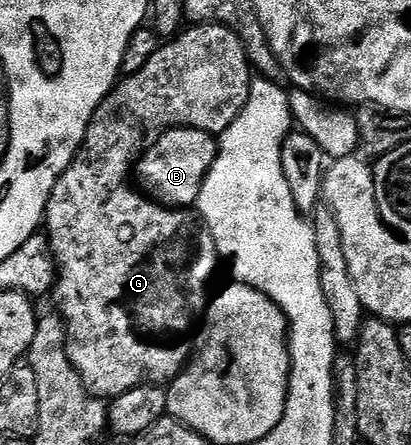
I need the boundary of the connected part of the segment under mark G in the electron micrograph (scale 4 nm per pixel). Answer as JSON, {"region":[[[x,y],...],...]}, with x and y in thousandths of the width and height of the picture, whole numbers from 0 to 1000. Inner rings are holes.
{"region":[[[470,54],[457,63],[443,65],[428,81],[409,88],[399,99],[384,101],[377,126],[367,126],[367,135],[358,135],[358,144],[348,144],[348,153],[338,153],[338,162],[297,173],[277,193],[275,204],[248,225],[236,249],[226,254],[226,274],[212,288],[207,312],[197,317],[197,330],[190,333],[187,348],[178,353],[170,373],[144,396],[144,404],[119,443],[119,454],[109,461],[105,517],[119,524],[114,562],[134,600],[134,631],[124,654],[124,672],[129,670],[131,683],[139,685],[141,699],[136,697],[136,703],[158,733],[163,809],[178,820],[212,881],[248,899],[287,894],[355,863],[409,863],[450,829],[455,807],[465,796],[460,748],[467,746],[470,730],[474,730],[474,742],[484,717],[504,694],[504,681],[513,670],[509,631],[516,629],[528,598],[533,600],[528,560],[516,548],[479,553],[479,508],[484,517],[484,499],[457,470],[397,463],[389,454],[350,440],[345,434],[336,431],[331,436],[304,411],[311,400],[319,400],[319,380],[326,375],[328,357],[345,335],[343,317],[353,310],[353,292],[399,297],[404,292],[457,288],[533,306],[564,279],[572,261],[582,261],[582,252],[591,252],[591,234],[601,234],[611,151],[606,130],[596,124],[596,101],[589,99],[586,85],[572,70],[526,54]]]}

